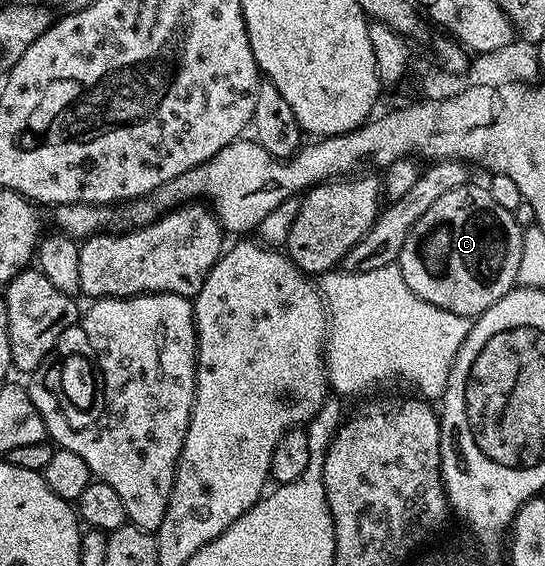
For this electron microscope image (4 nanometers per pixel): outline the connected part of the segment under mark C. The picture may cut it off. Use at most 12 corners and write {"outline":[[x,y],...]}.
{"outline":[[470,182],[397,255],[423,302],[476,318],[513,291],[522,225]]}

